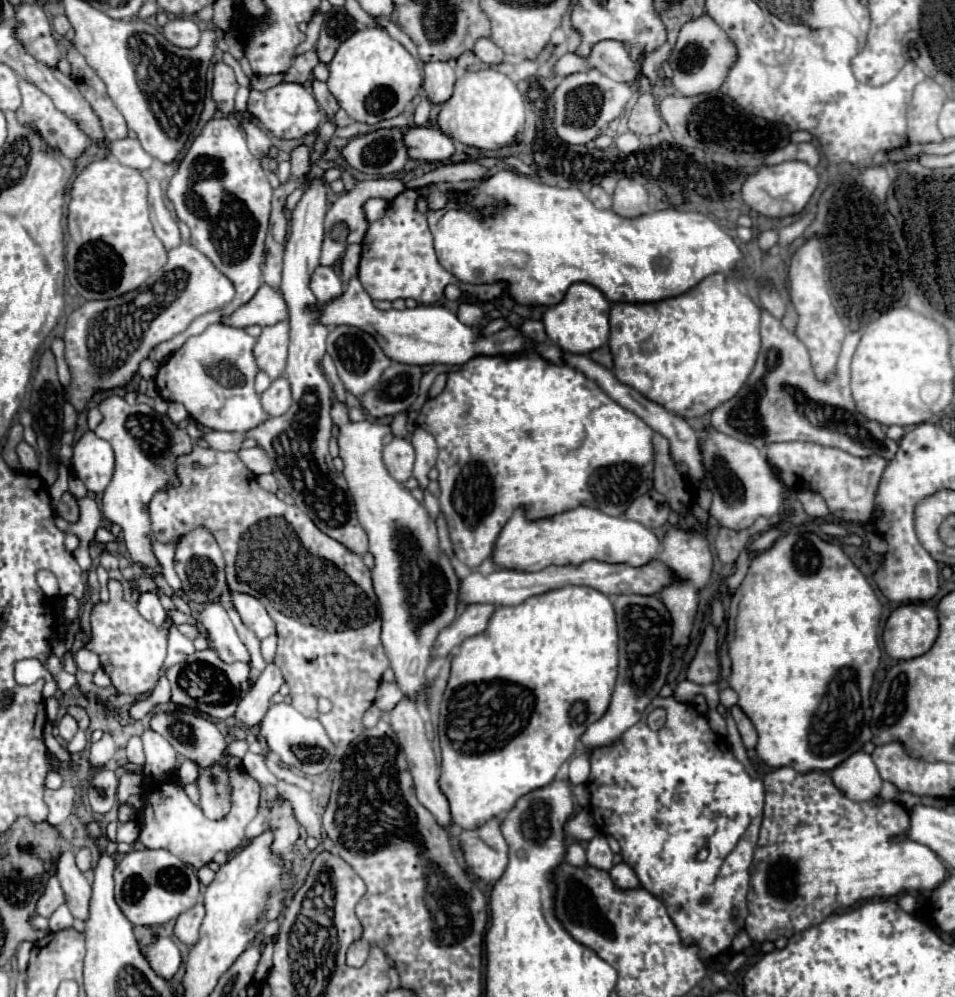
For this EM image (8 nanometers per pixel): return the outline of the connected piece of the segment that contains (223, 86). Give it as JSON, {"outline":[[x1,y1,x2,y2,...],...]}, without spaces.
{"outline":[[216,63,214,65,214,87,212,87,212,97,218,103,218,109,224,115,230,115,234,111,234,95,238,91,238,81,234,77,232,67,226,63]]}

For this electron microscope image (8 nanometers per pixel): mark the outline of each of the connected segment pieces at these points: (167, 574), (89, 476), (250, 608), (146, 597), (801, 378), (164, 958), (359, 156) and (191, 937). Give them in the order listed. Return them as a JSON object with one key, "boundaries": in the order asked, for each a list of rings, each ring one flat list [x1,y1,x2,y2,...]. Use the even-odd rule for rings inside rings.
{"boundaries":[[[152,543,152,551,154,551,154,557,156,557,158,565,162,567,162,575,168,581,168,585,174,591,180,591,182,583,178,581,178,575,174,573,174,551,176,551,176,543]],[[86,431,74,443,72,465,74,473,82,479,88,491,102,493,110,483,114,469,114,455,110,443,100,439,94,431]],[[236,593,236,595,232,595,232,603,234,603,242,623,248,629,252,629,258,639,264,639,274,633,274,621,270,619,270,615,266,613,264,605,258,599,254,599,250,595]],[[144,591,138,595,136,599,136,609,142,613,142,617,146,617,150,623,154,625,162,625,164,617,166,617,166,611,162,607,162,603,158,601,158,597,150,591]],[[762,309,760,333,762,349,756,365,736,397,712,411,710,425,714,425,714,429,738,437,740,441,750,441,752,445,758,445,758,449,764,449,766,443,778,441,812,441,826,447,846,449,858,457,874,453,886,457,886,461,894,459,898,443,886,437,880,423,866,419,852,401,850,359,860,331,848,333,838,359,838,369,828,381,818,381,814,377,804,343,766,309]],[[158,937,154,943,148,943,146,947,142,947,140,953,148,961,148,965,154,969,154,973,168,981,174,979,182,963,180,951,170,937]],[[378,129,354,137,344,147,344,159,366,175,392,175,410,161,402,129]],[[198,903,192,909,178,915,176,925,174,925,174,935,180,939,180,943,186,943,186,945,198,943,198,937,200,937,198,929,200,929,202,917,204,917,204,905,202,903]]]}

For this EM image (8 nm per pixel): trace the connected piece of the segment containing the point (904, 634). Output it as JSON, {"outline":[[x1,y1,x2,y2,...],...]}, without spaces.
{"outline":[[908,603,896,607,882,633,886,653,896,659,914,659,924,655,938,637,936,611,924,603]]}

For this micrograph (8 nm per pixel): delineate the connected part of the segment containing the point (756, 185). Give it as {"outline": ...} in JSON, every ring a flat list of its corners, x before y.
{"outline":[[784,161,778,165,764,165,756,173,748,175,746,181,742,183,742,199,750,209,766,217,788,217,800,213,806,207,816,185,818,185,818,175,808,163]]}

